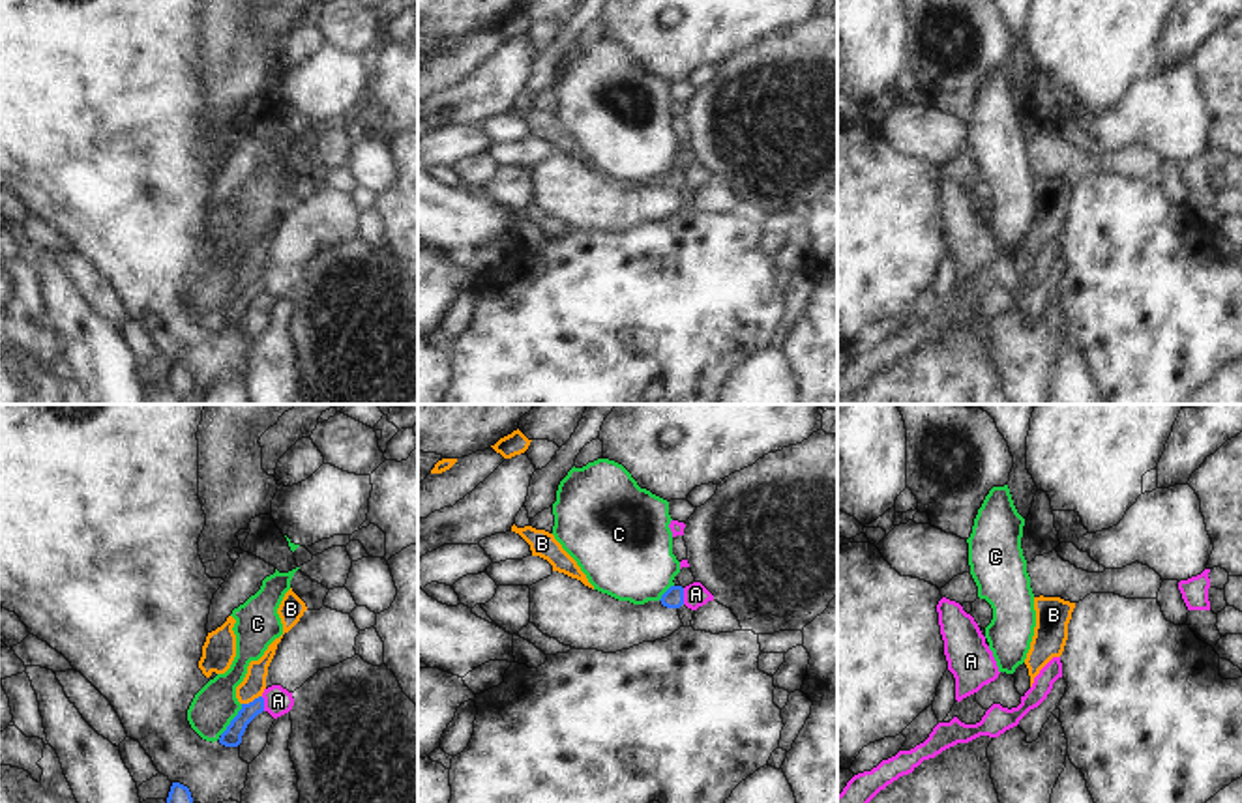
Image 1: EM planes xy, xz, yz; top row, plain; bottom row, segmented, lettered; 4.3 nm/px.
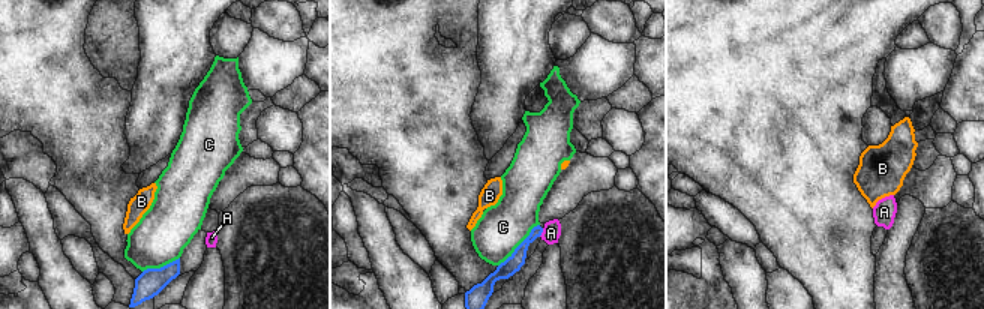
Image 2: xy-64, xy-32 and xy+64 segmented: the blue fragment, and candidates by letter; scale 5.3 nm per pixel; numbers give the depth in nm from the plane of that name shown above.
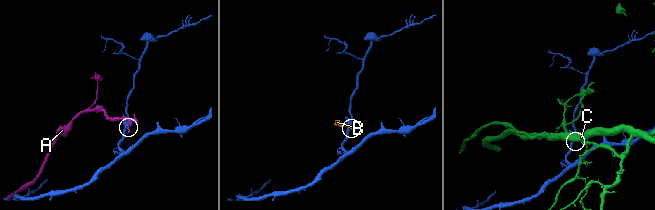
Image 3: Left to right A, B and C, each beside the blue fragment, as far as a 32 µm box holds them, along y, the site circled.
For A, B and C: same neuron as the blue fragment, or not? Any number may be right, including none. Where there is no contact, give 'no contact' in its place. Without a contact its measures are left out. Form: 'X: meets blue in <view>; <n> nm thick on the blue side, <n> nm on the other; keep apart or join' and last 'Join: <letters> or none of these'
A: meets blue in xz; 90 nm thick on the blue side, 100 nm on the other; keep apart
B: meets blue in xy; 80 nm thick on the blue side, 100 nm on the other; join
C: meets blue in xy; 80 nm thick on the blue side, 190 nm on the other; keep apart
Join: B

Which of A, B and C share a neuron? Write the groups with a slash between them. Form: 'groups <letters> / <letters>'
groups A / B / C

